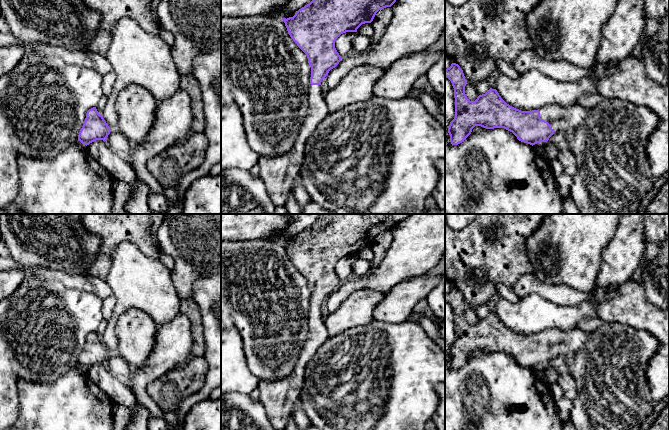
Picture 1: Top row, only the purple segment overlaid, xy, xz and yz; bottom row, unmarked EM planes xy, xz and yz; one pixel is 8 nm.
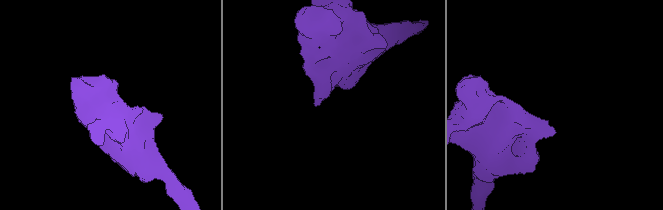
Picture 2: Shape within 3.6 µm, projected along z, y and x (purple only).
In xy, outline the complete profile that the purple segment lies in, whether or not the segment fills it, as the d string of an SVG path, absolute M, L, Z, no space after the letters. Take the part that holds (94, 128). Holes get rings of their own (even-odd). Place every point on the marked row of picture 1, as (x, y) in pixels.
M93 107L86 113L84 124L78 135L78 141L86 146L96 140L106 141L111 130L96 107Z

